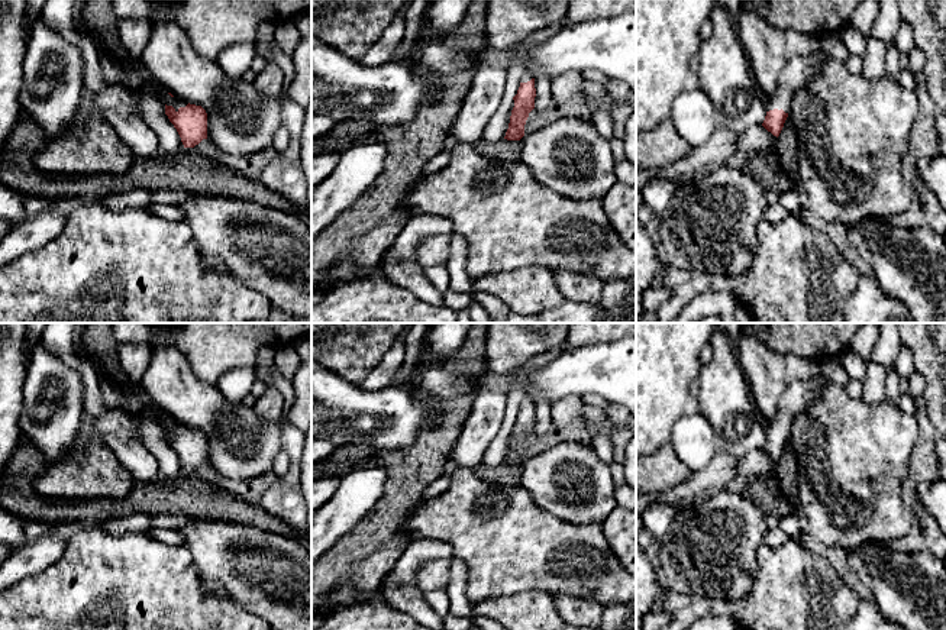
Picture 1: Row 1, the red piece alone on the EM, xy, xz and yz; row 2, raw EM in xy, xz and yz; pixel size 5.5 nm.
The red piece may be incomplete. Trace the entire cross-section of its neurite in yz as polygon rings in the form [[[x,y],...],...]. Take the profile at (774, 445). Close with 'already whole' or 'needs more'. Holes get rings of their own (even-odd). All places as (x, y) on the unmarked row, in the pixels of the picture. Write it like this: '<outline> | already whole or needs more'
[[[824,374],[813,379],[794,381],[785,390],[777,417],[765,423],[766,440],[762,450],[774,461],[779,461],[790,439],[790,429],[797,414],[817,401],[820,391],[830,382]]] | needs more

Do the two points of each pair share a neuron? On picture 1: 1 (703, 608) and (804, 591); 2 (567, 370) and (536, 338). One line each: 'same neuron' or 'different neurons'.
1: same neuron
2: different neurons

